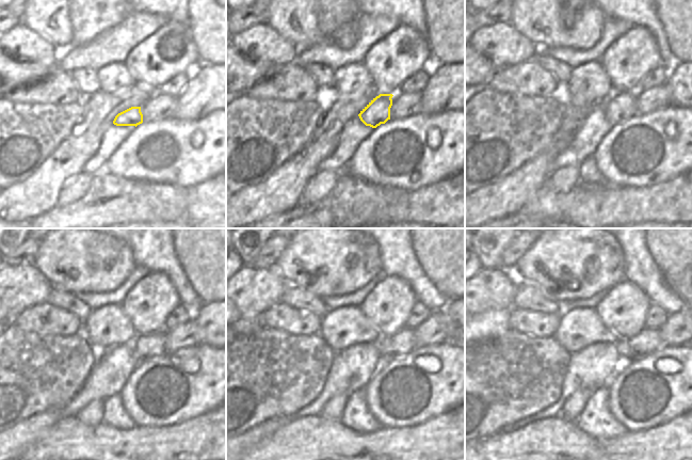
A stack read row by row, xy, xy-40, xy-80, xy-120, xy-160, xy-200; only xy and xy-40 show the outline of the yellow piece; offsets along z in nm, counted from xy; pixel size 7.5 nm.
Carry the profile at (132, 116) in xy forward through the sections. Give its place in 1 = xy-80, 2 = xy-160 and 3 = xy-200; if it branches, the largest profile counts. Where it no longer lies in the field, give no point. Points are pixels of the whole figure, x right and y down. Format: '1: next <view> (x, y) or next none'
1: next xy-80 (621, 106)
2: next xy-160 (398, 346)
3: next xy-200 (647, 340)

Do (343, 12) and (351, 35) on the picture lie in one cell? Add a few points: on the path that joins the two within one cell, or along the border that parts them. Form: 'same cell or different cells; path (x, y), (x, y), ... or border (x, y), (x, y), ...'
different cells; border (356, 17), (340, 25), (325, 36)

